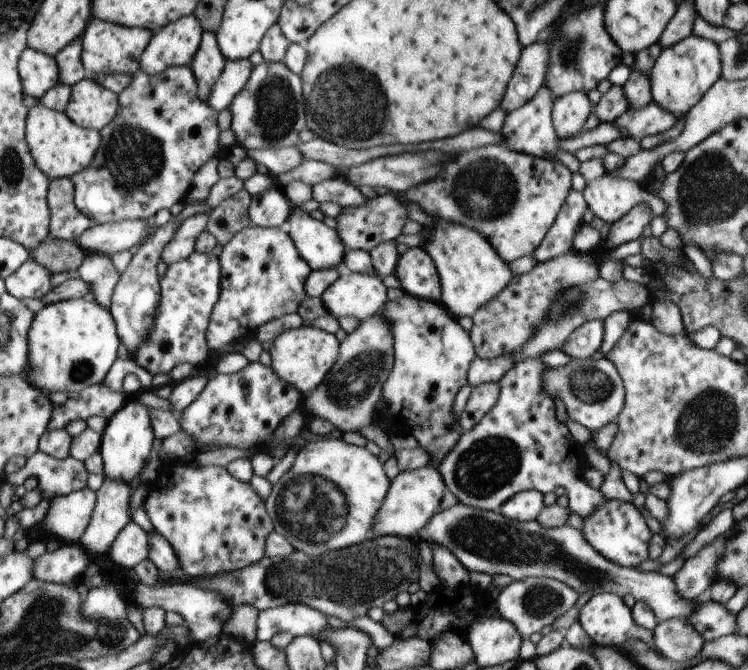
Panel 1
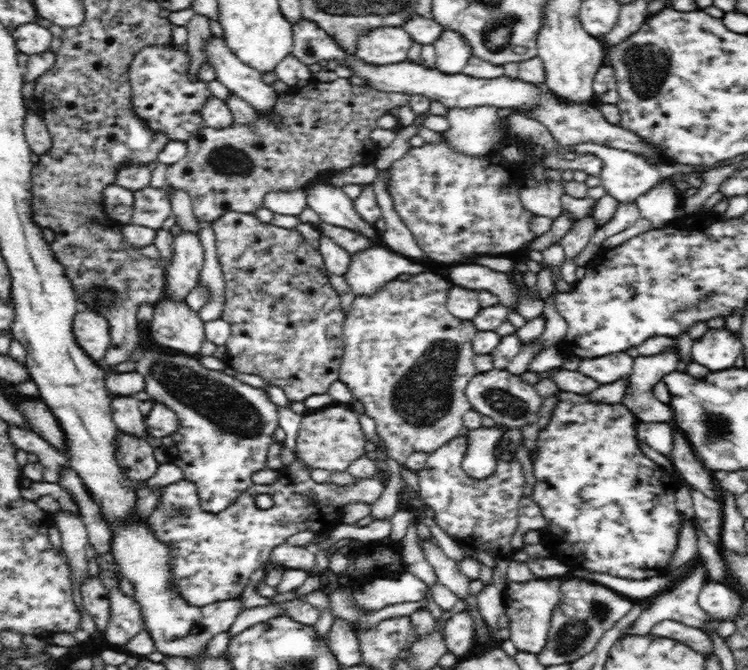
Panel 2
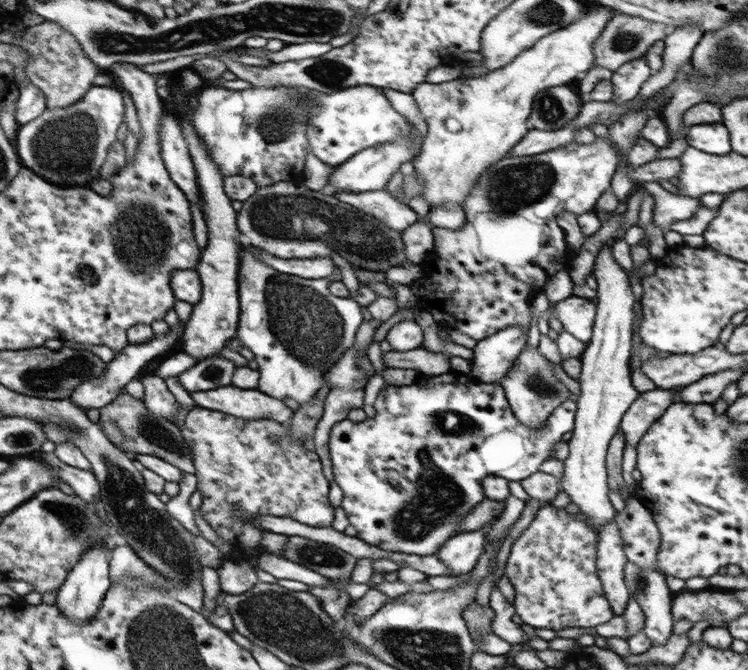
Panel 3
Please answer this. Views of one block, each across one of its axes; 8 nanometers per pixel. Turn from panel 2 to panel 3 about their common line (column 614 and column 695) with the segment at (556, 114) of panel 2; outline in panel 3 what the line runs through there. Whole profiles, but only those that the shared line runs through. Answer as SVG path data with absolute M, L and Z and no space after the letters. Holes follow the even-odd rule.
M698 123L686 130L688 146L722 156L732 152L728 129L722 123Z

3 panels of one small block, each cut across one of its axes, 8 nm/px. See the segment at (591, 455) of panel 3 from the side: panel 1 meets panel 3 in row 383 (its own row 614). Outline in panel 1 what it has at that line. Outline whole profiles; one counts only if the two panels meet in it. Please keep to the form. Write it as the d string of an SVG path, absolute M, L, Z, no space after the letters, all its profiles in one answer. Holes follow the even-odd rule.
M601 593L594 595L590 601L580 609L580 616L578 622L590 636L595 645L609 646L616 648L623 646L630 640L641 640L652 649L655 654L660 654L657 646L654 644L653 630L648 630L643 627L637 626L632 618L632 609L626 606L626 602L616 594Z

